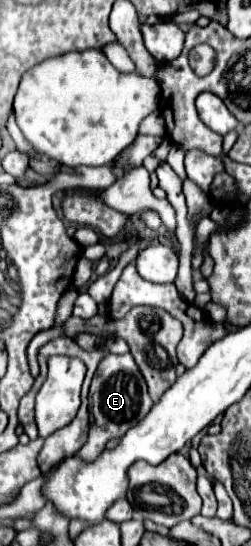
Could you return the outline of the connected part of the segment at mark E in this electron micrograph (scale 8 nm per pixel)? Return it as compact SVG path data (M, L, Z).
M108 353L98 363L98 369L90 385L90 433L88 433L88 441L78 451L78 457L82 461L94 461L110 439L122 437L130 427L134 427L150 411L152 405L154 403L148 395L146 381L138 365L134 363L134 357L130 353L126 355Z

